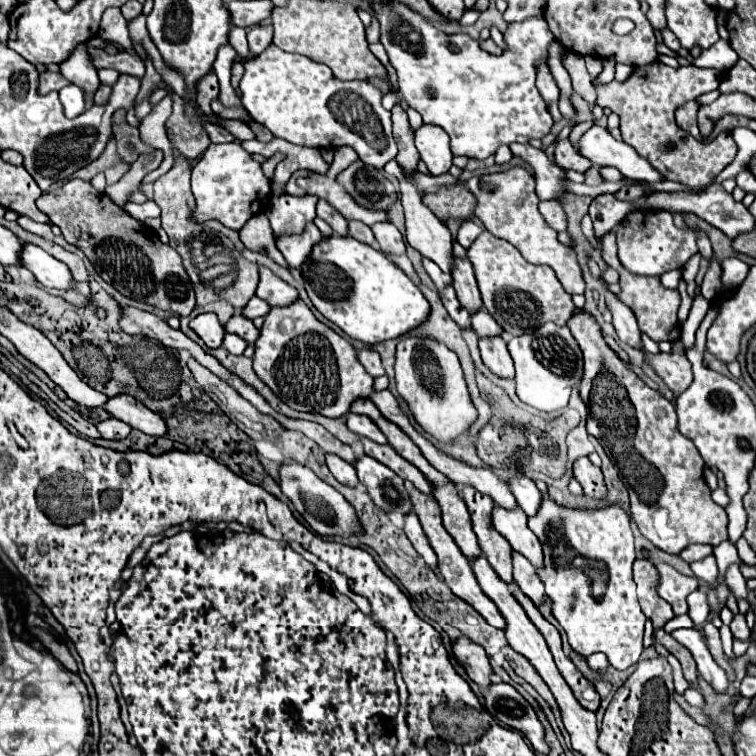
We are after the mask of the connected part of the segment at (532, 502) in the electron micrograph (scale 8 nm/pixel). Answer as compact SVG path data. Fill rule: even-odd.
M516 476L510 482L512 494L518 500L518 506L528 514L534 516L540 510L540 500L542 500L542 492L538 490L538 486L534 484L534 480L526 478L526 476Z

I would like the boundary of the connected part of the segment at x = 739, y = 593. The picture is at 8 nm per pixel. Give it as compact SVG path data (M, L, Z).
M730 566L728 572L726 572L724 576L726 576L726 584L728 584L728 588L732 590L732 594L734 594L736 598L746 598L746 596L748 596L746 580L744 580L744 576L742 576L742 572L740 572L738 566Z

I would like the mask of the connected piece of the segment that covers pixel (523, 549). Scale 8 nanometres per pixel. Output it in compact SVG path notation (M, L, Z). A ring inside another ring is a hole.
M494 506L492 524L512 544L516 552L526 556L536 568L544 568L544 556L542 556L540 542L536 540L534 532L528 528L528 516L520 512L520 508L504 510L500 506Z

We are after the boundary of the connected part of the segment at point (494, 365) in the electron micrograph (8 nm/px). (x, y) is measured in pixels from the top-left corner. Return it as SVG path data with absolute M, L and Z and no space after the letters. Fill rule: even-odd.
M484 338L480 340L480 354L484 366L498 378L512 378L514 364L504 338Z

